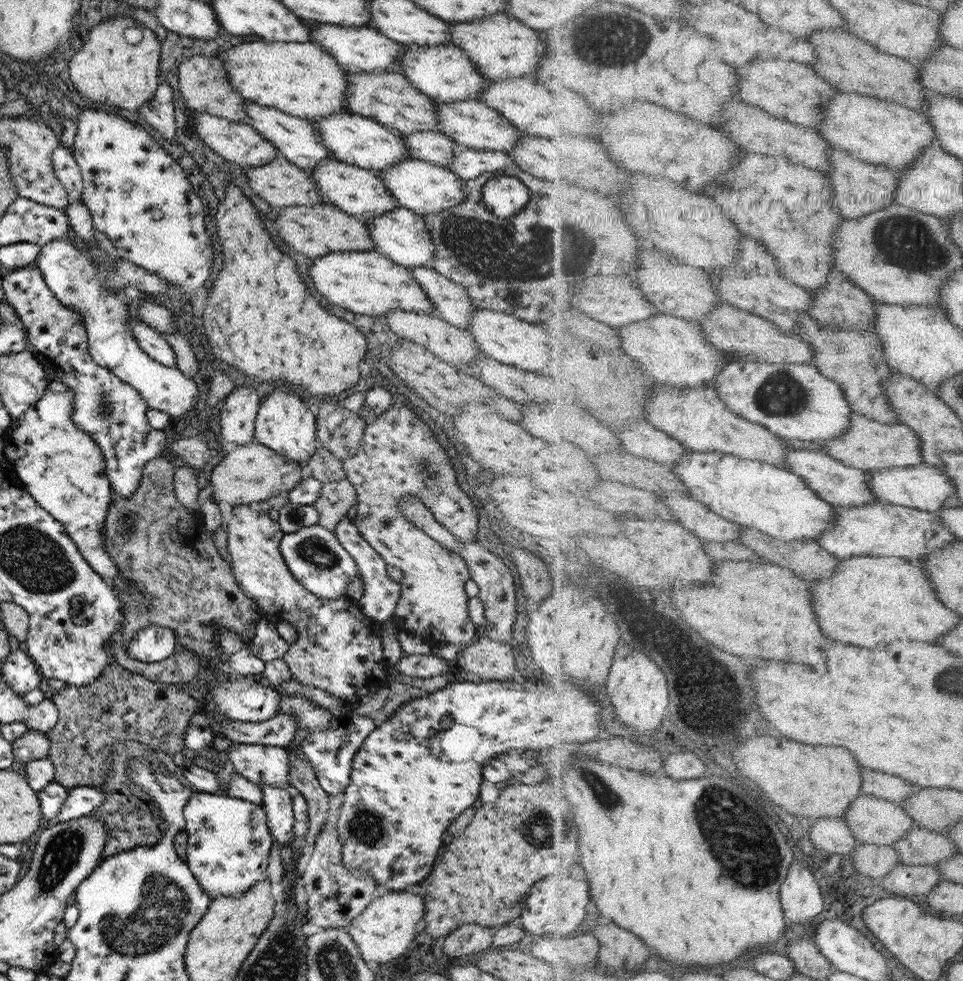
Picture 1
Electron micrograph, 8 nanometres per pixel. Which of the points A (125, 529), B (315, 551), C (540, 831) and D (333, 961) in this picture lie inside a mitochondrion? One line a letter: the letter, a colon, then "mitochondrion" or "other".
A: mitochondrion
B: mitochondrion
C: mitochondrion
D: mitochondrion

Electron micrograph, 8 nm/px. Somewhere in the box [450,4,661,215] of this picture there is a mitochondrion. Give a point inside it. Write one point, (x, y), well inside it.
(620, 44)

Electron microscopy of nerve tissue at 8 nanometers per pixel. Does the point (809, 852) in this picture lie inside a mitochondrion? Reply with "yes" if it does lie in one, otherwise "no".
no

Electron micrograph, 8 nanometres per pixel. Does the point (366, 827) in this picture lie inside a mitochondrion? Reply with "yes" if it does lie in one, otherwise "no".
yes

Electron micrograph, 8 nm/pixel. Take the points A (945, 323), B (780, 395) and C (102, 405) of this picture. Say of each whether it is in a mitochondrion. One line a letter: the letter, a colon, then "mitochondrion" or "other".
A: other
B: mitochondrion
C: mitochondrion

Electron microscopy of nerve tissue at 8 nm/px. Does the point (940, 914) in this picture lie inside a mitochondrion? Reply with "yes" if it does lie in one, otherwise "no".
no

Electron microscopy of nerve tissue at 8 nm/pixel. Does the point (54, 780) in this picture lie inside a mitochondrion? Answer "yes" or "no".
no

